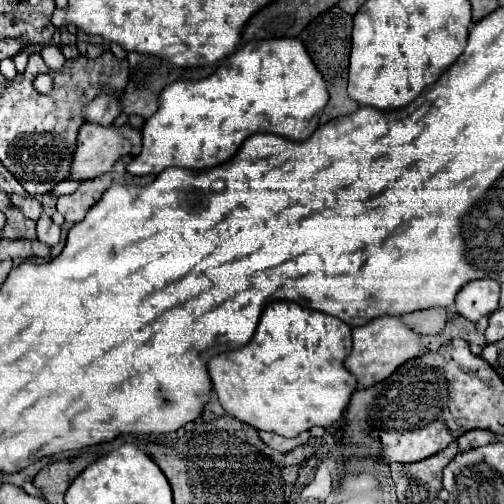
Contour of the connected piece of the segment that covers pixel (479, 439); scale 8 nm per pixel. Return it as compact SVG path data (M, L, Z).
M471 430L471 432L465 432L457 444L459 444L459 450L465 452L465 450L471 450L471 448L477 448L477 446L485 446L485 444L491 444L497 440L497 434L489 432L489 430Z

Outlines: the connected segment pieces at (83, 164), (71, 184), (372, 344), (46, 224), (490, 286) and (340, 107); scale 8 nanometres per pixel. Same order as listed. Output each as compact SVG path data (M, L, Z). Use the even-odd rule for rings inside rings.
M85 122L79 130L79 142L77 142L77 152L75 152L75 160L73 160L71 178L79 178L79 180L95 178L99 174L109 172L119 158L123 158L127 154L137 156L139 152L141 152L141 130L139 128L133 128L129 124L101 126L101 124Z
M65 180L55 185L55 188L51 191L51 196L58 198L59 196L70 194L77 190L80 186L80 181Z
M379 316L367 322L365 326L353 328L353 350L347 356L345 366L351 374L357 376L359 388L369 388L385 378L389 378L401 364L407 360L419 358L427 352L421 344L421 334L415 334L401 318L397 316Z
M41 214L37 220L37 238L47 246L55 246L59 242L59 236L61 236L59 226L47 214Z
M491 278L473 280L465 284L455 296L455 310L463 318L477 322L483 316L489 316L499 306L499 282Z
M333 6L327 12L323 12L321 16L317 16L299 36L299 40L303 42L303 46L309 52L311 60L315 62L317 70L325 78L327 90L329 90L329 102L321 114L319 126L323 126L323 124L327 124L339 116L353 114L359 108L359 104L347 96L347 66L349 66L349 50L351 50L351 26L353 26L353 18L347 12L343 12L339 6Z

